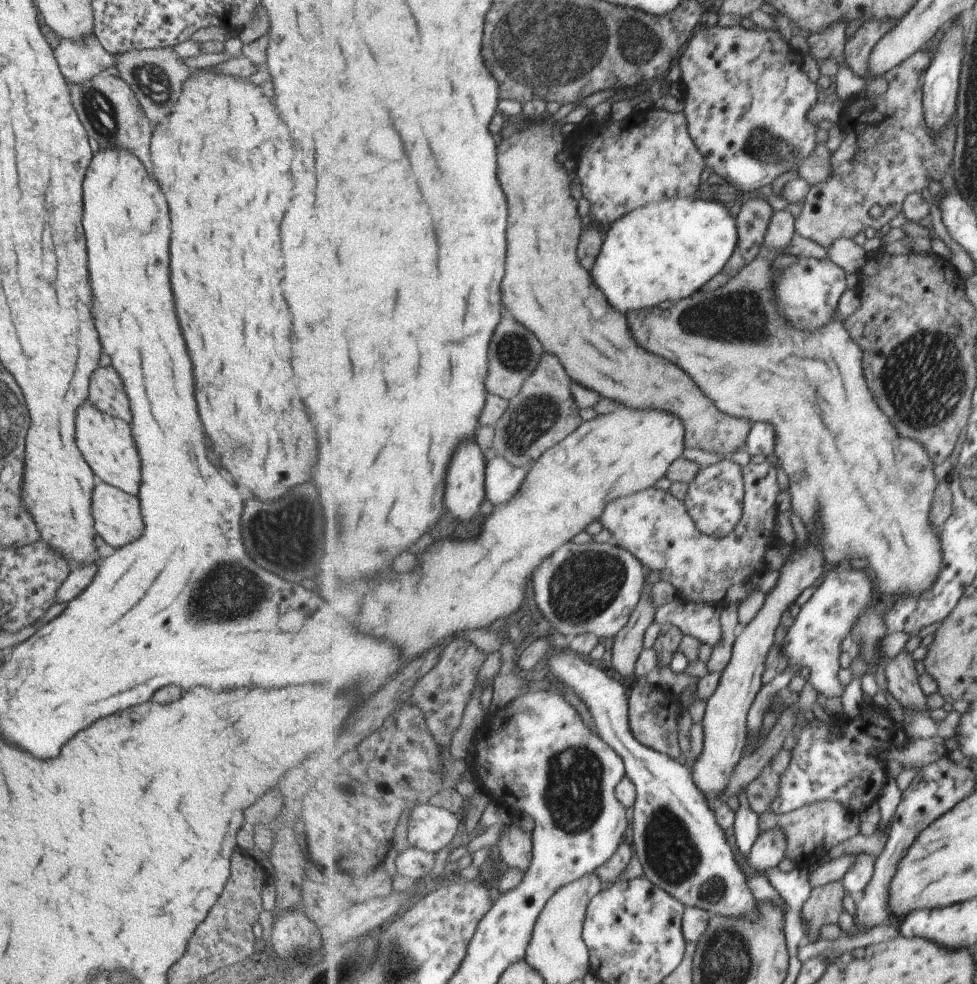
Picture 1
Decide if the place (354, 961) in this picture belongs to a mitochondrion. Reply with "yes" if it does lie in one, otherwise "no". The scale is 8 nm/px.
yes

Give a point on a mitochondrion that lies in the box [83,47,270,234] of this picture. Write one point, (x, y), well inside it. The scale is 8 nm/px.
(153, 77)

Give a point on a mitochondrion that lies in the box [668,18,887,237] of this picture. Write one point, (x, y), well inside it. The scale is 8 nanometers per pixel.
(762, 143)

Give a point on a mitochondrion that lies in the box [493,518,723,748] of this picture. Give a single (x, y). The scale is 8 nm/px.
(586, 583)

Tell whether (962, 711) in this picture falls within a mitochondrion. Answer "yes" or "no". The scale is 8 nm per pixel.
no

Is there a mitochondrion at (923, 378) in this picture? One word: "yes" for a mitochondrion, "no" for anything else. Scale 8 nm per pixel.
yes

